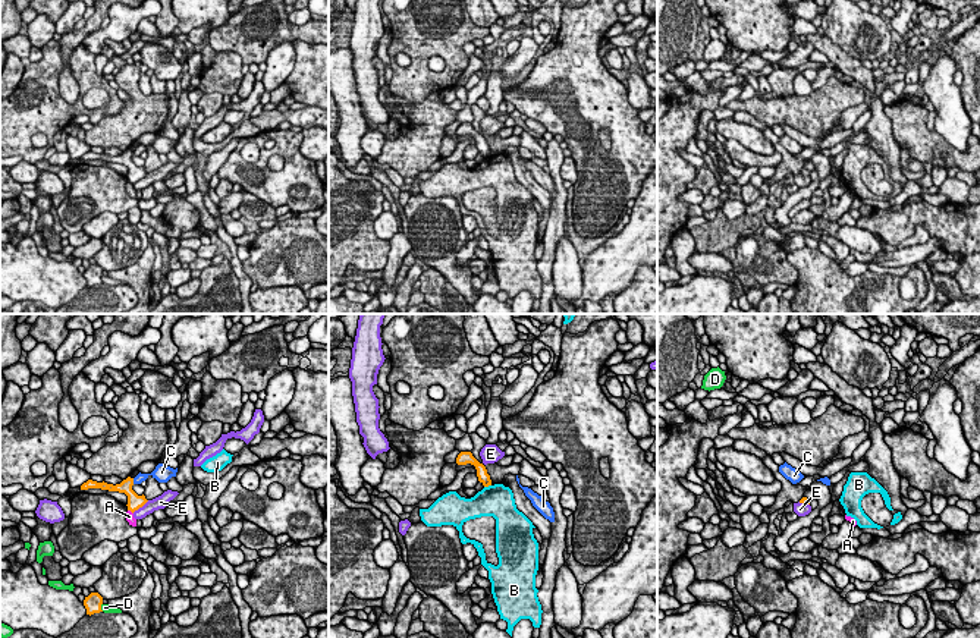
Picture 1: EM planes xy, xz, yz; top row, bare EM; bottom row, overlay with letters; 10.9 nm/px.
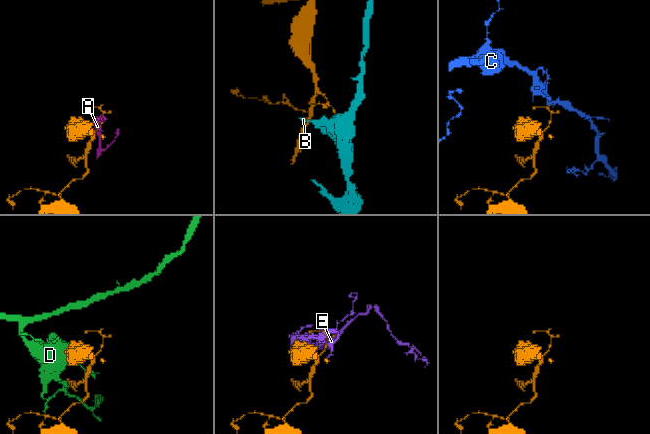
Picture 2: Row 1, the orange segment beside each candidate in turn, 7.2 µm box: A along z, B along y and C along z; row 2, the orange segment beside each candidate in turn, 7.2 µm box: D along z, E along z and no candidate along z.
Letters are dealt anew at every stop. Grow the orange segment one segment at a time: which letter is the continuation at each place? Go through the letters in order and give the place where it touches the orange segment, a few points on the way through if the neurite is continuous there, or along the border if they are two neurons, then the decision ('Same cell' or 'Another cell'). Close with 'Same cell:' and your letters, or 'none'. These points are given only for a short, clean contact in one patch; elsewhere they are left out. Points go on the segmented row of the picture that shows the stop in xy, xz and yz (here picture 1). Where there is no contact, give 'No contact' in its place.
A: Touches orange at xy (131, 511). Boundary: xy (128, 509), (132, 514). Another cell
B: Touches orange at xz (487, 486). Boundary: xz (490, 484), (484, 487). Another cell
C: Touches orange at xy (132, 481). Boundary: xy (132, 478), (134, 483). Another cell
D: Touches orange at xy (100, 607). Boundary: xy (101, 603), (103, 610). Another cell
E: Touches orange at xy (140, 506). Another cell
Same cell: none

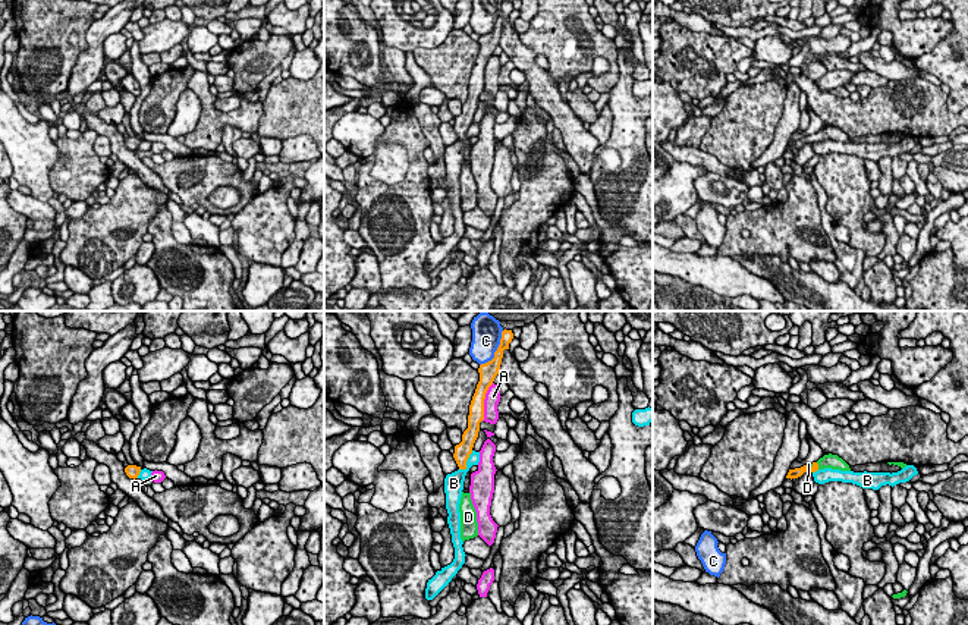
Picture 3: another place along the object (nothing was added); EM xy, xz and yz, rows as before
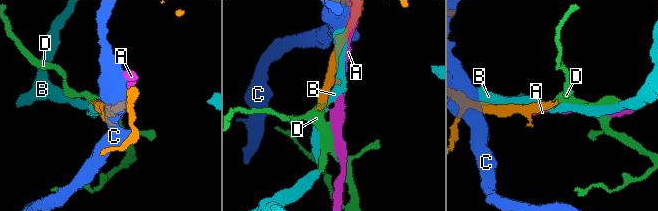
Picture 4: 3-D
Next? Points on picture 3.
A: Touches orange at xz (483, 402). Another cell
B: Touches orange at xz (465, 462). Another cell
C: Touches orange at xz (496, 351). Another cell
D: Touches orange at yz (817, 465). Path across: yz (797, 473), (817, 465), (827, 461). Same cell
Same cell: D

